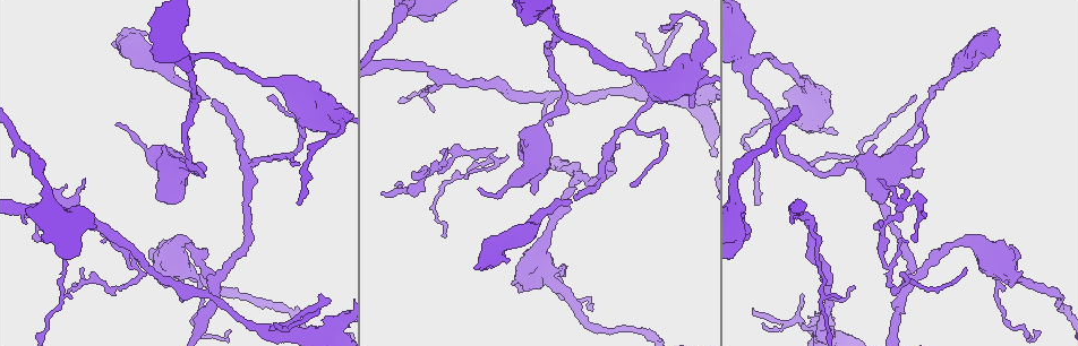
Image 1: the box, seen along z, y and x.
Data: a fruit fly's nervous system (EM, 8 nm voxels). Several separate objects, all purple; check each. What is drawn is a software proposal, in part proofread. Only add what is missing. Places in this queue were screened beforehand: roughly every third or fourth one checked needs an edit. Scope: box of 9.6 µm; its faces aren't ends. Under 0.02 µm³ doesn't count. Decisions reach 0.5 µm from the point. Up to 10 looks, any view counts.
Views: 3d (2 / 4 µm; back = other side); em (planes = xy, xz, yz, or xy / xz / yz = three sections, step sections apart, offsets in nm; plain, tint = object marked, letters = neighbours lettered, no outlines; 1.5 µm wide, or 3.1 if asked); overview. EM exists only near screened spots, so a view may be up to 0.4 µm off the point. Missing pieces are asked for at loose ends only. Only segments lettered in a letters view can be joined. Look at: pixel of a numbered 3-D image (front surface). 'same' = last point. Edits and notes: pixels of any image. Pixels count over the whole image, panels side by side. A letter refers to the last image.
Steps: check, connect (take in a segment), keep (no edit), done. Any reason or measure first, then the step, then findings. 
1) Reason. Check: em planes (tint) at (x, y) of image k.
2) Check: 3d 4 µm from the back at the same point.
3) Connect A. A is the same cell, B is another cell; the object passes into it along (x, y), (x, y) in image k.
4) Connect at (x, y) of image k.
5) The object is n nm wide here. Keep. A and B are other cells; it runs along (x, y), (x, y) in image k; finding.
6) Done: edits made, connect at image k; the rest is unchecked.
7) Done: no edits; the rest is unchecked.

Stops while still wide. Check: 3d 4 µm at (146, 35) of image 1.

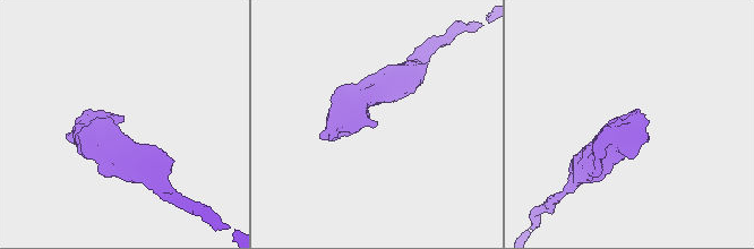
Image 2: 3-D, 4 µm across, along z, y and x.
Check: em planes (letters) at (121, 118) of image 2.

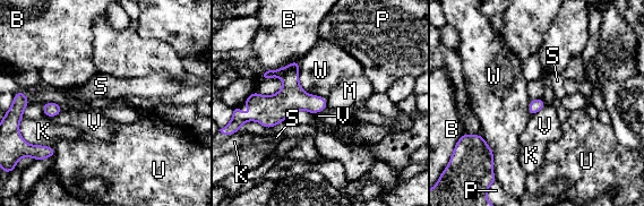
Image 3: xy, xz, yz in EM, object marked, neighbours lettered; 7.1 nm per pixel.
Keep. B, K, M, P, S, U, V and W are other cells; a border runs along (327, 106), (312, 113) in image 3; no lettered segment goes on from it.

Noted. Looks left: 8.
Free end. Check: em planes (letters) at (835, 132) of image 1.

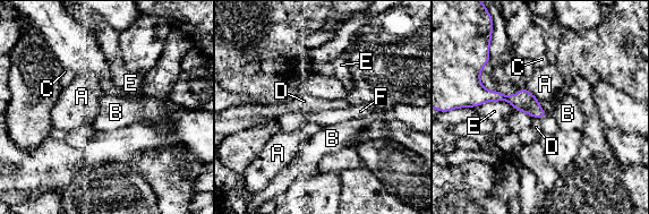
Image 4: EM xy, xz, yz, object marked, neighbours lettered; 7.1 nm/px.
The longest contact is with E, 340 nm. Keep. A, B, C, D, E and F are other cells; a border runs along (472, 106), (507, 101), (519, 111) in image 4; none of them fits.

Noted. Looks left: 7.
Check: em planes (letters) at (756, 203) of image 1.

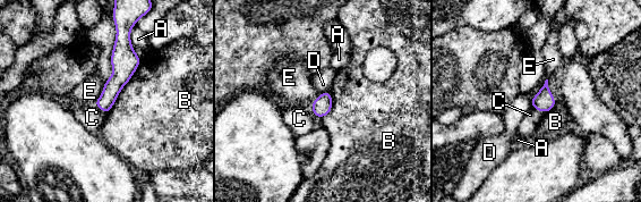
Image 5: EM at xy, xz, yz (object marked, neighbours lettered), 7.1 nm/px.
Keep. A, B, C, D and E are other cells; a border runs along (547, 78), (531, 99) in image 5; no lettered segment goes on from it.

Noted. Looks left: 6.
Tapers out. Check: 3d 4 µm from the back at (382, 192) of image 1.

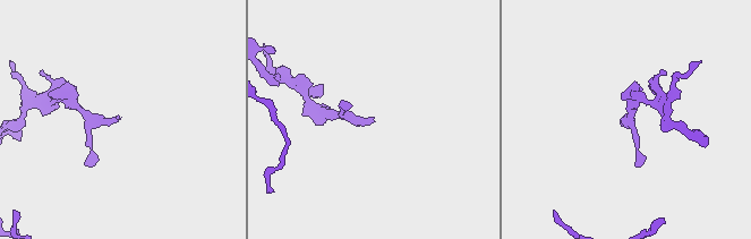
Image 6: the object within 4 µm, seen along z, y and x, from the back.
Now the EM. Check: em planes (tint) at (372, 118) of image 6.

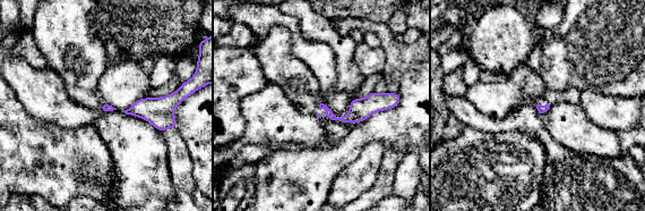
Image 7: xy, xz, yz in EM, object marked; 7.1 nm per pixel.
Check: em planes (letters) at the same point.

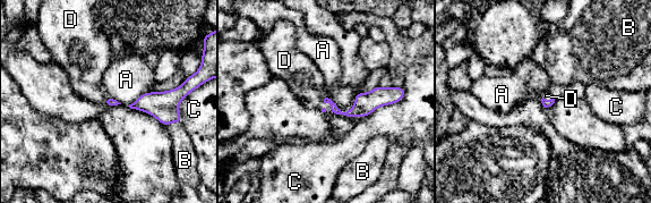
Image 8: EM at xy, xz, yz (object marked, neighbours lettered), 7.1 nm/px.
Connect at (303, 78) of image 8. D is the same cell, A, B and C are other cells; it goes on there.

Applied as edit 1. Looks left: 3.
Done: edits made, connect at image 8; the rest is unchecked.

